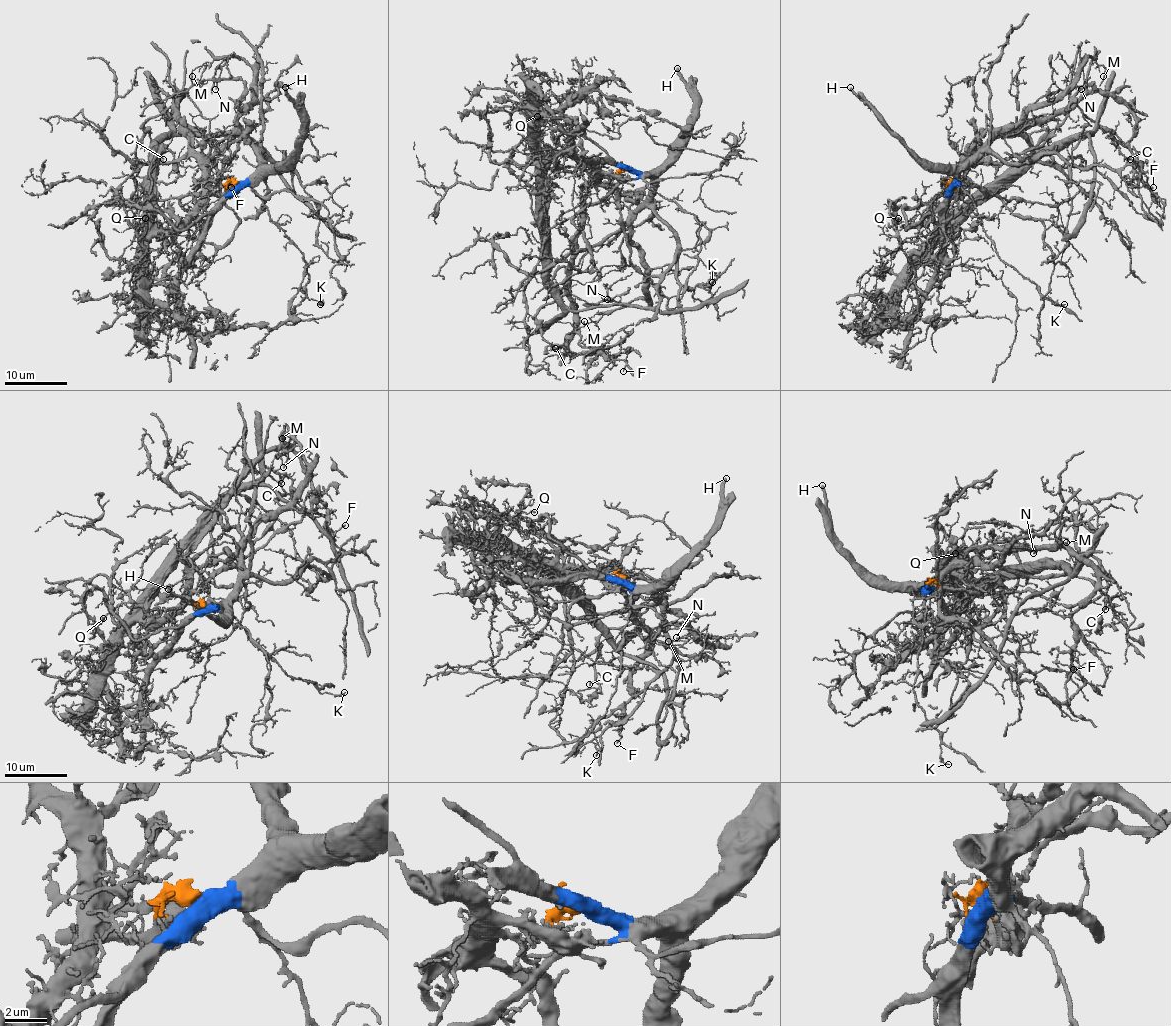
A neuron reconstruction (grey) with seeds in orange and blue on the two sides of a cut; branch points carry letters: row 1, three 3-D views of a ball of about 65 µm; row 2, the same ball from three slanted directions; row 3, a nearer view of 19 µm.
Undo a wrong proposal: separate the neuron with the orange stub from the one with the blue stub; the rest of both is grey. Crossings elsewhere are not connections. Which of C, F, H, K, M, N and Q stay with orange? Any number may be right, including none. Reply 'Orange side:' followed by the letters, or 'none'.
Orange side: C, F, Q

